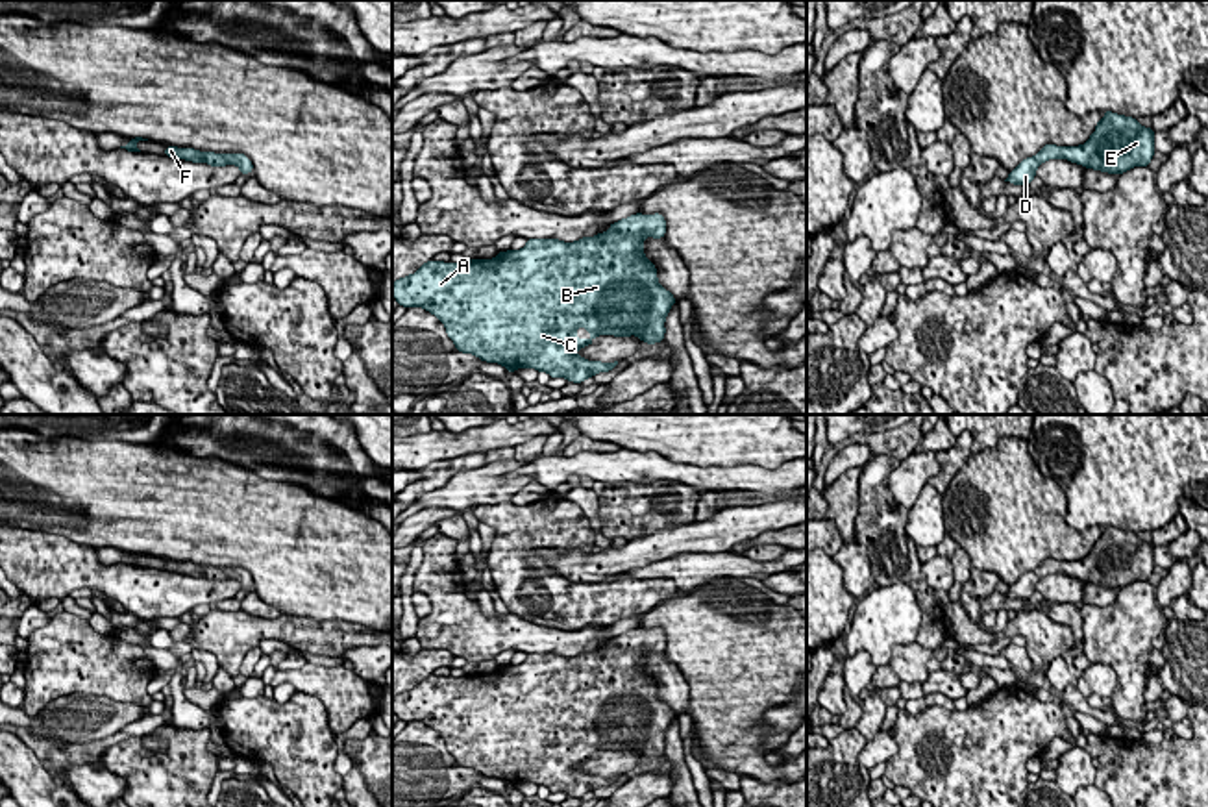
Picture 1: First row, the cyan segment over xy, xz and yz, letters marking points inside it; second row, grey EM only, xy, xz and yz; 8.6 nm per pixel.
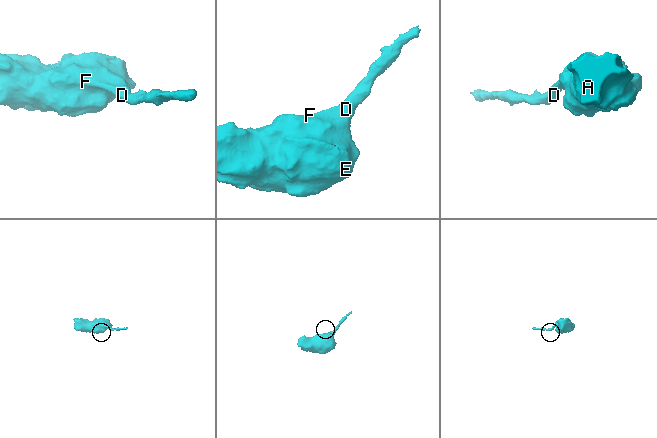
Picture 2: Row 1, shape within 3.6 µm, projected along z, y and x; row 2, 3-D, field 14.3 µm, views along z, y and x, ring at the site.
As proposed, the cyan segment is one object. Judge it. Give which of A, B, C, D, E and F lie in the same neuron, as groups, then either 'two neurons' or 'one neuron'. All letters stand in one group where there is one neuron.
groups A B C D E F; one neuron

